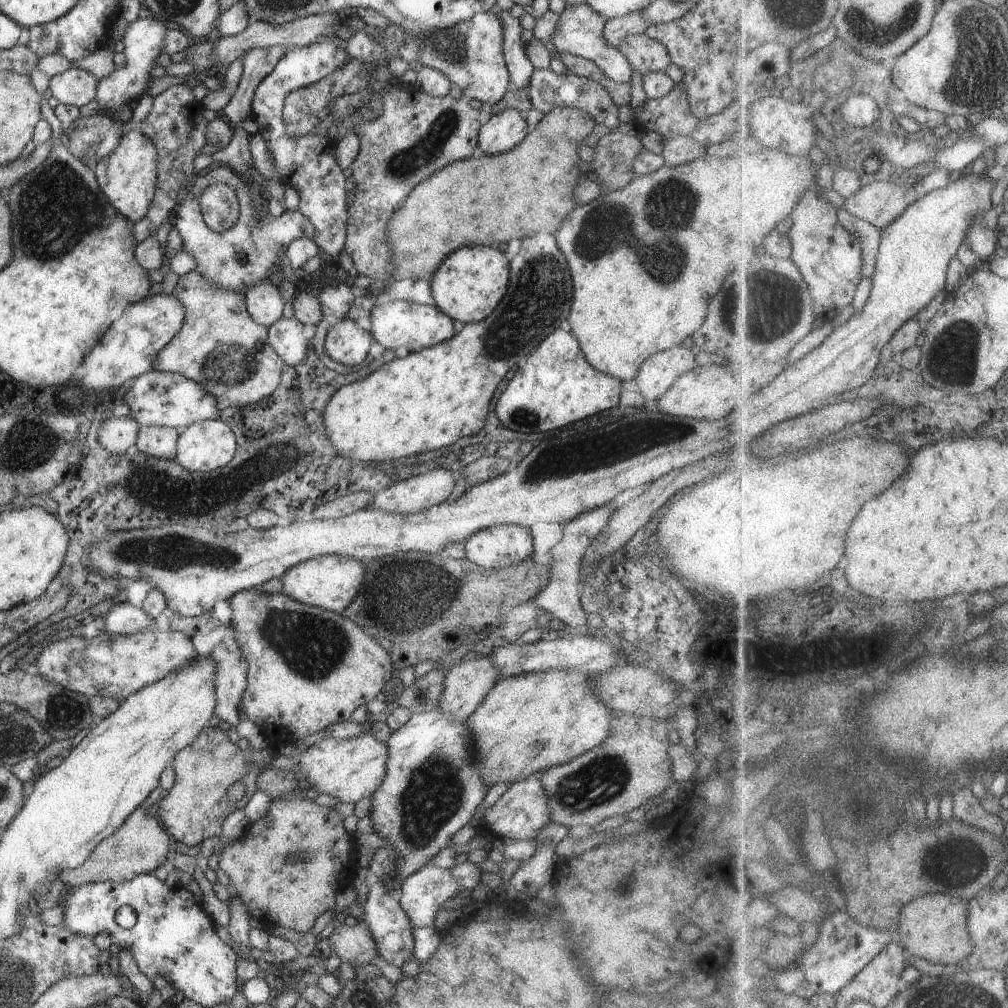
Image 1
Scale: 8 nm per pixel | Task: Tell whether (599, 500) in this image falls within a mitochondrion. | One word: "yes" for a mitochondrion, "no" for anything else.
no

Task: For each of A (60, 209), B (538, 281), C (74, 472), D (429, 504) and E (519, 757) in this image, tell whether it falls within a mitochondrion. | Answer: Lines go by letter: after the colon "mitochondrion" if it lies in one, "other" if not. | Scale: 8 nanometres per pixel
A: mitochondrion
B: mitochondrion
C: other
D: other
E: other

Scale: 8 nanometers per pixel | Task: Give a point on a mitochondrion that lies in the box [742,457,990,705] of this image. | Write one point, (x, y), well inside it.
(803, 646)

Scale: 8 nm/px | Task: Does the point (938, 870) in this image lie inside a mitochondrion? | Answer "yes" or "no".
no

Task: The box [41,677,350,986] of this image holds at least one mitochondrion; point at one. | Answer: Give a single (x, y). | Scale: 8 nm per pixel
(64, 712)

